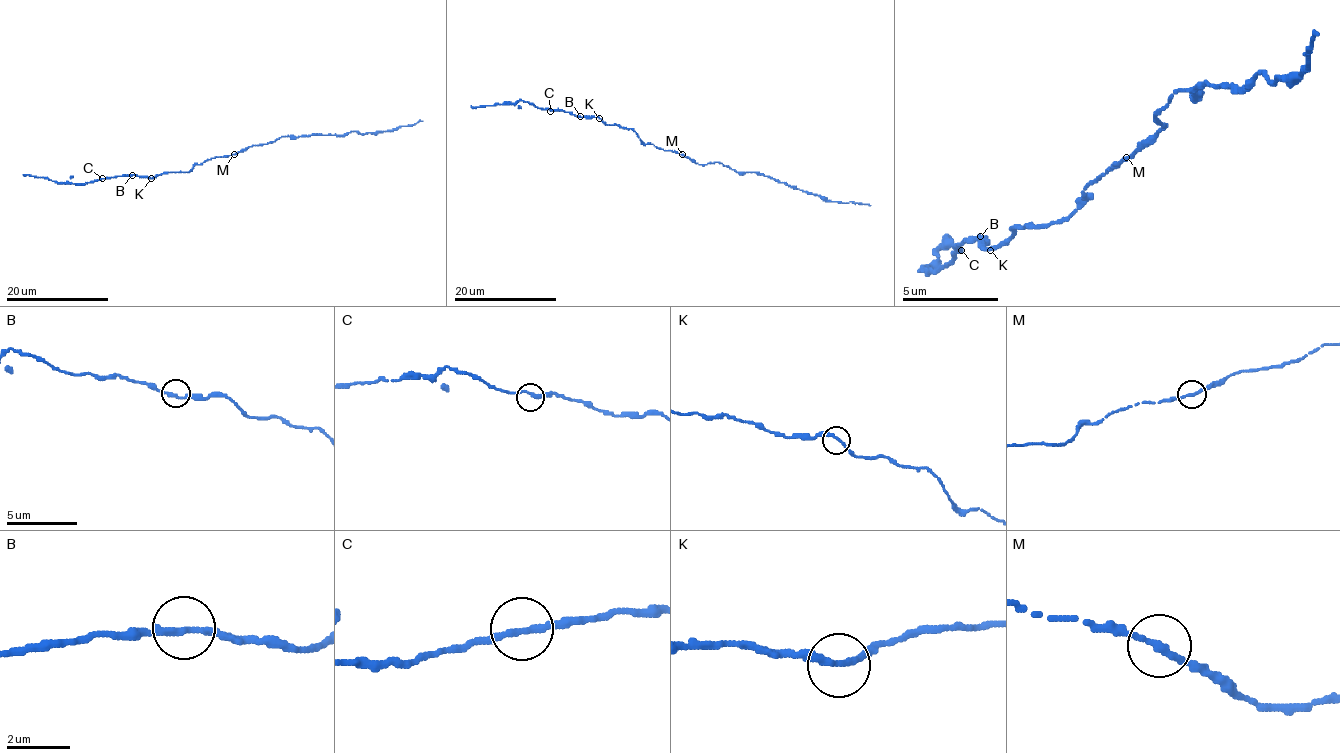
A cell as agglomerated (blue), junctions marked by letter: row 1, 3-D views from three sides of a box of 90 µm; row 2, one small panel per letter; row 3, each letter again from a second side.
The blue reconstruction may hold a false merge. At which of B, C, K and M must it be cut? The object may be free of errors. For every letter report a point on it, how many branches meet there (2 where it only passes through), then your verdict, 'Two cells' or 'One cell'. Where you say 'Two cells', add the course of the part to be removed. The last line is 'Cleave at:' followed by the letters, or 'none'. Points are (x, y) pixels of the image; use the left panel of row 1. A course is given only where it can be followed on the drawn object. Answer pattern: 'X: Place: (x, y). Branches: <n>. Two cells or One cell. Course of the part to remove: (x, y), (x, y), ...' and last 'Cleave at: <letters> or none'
B: Place: (132, 175). Branches: 2. One cell
C: Place: (102, 178). Branches: 2. One cell
K: Place: (151, 178). Branches: 2. One cell
M: Place: (234, 154). Branches: 2. One cell
Cleave at: none

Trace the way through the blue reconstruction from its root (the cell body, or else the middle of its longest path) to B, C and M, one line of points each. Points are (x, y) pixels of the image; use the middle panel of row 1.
B: (669, 150), (644, 144), (631, 129), (607, 125), (598, 117), (580, 116)
C: (669, 150), (644, 144), (631, 129), (607, 125), (598, 117), (577, 117), (563, 111), (550, 111)
M: (669, 150), (682, 154)

